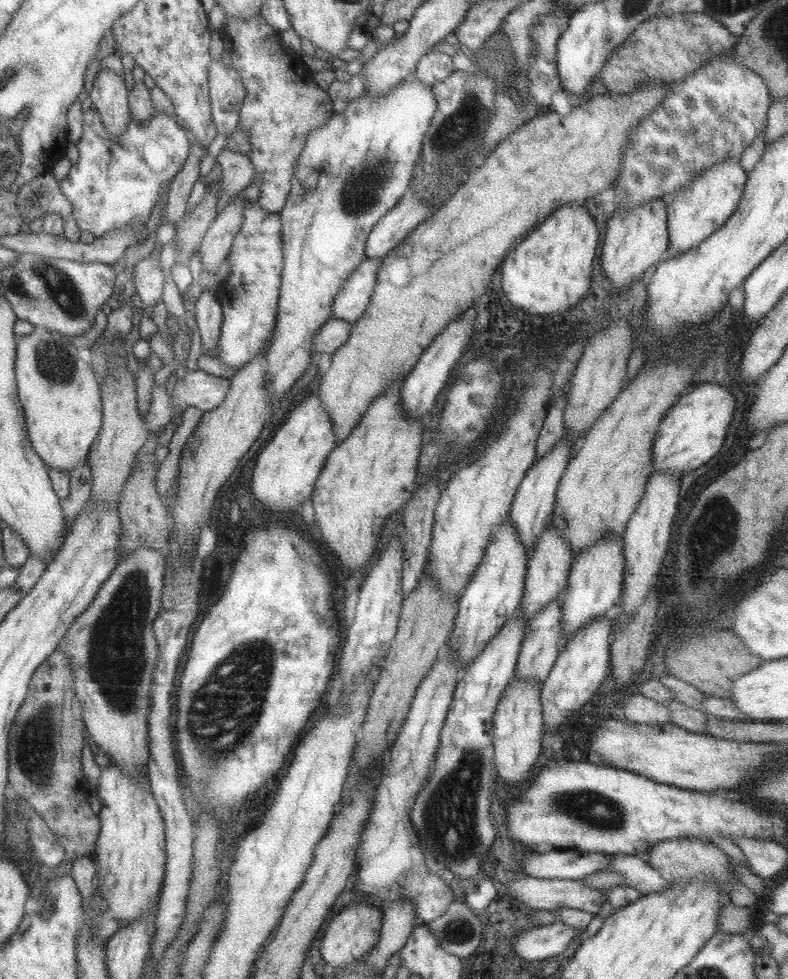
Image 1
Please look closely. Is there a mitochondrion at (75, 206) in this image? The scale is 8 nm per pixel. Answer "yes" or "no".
no

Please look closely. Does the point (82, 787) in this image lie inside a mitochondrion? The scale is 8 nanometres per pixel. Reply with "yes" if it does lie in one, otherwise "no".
no

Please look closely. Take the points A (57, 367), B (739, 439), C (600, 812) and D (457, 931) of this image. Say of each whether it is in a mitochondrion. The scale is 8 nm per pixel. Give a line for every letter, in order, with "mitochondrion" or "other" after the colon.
A: mitochondrion
B: other
C: mitochondrion
D: mitochondrion

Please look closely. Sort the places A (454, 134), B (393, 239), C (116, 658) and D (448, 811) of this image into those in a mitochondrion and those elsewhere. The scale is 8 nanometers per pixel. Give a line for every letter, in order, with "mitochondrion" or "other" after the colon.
A: mitochondrion
B: other
C: mitochondrion
D: mitochondrion

